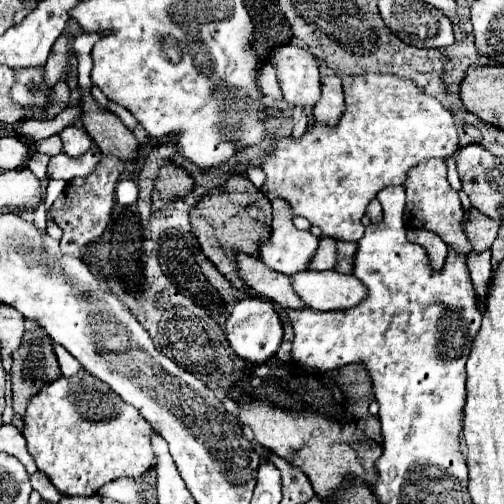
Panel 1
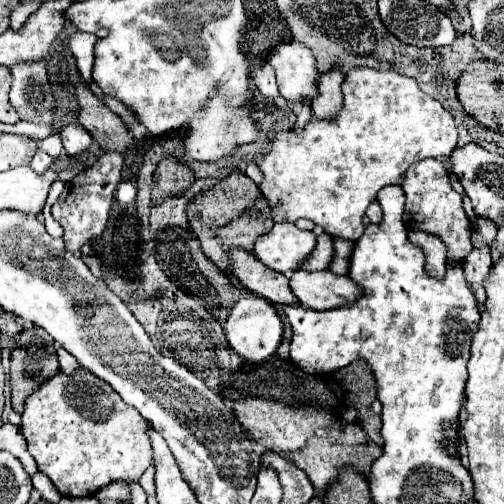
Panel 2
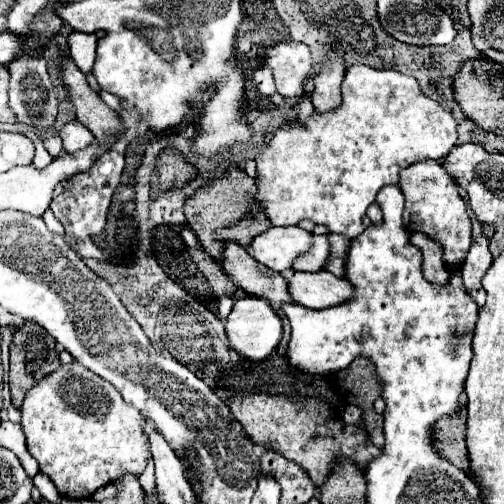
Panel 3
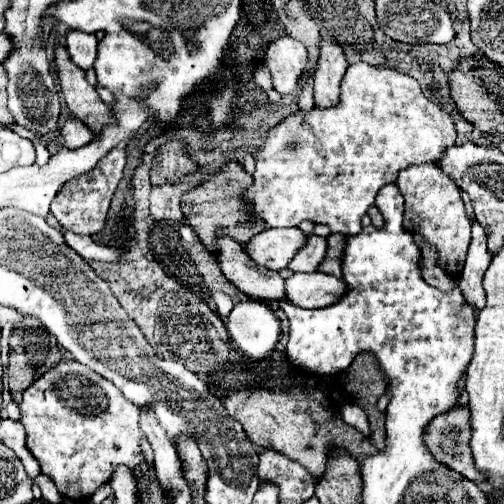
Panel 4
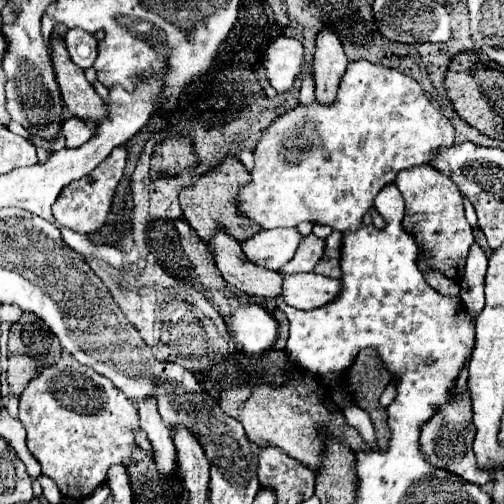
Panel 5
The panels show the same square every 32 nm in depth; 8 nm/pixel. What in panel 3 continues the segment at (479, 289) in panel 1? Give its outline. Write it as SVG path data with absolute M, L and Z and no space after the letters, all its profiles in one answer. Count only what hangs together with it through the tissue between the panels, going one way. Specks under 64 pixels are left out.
M465 202L467 214L472 223L472 248L464 260L462 266L462 278L464 284L470 292L470 296L476 300L476 304L482 308L484 300L486 300L486 292L482 288L482 278L488 272L490 264L492 264L492 256L488 250L488 240L482 234L481 224L476 218L470 203Z

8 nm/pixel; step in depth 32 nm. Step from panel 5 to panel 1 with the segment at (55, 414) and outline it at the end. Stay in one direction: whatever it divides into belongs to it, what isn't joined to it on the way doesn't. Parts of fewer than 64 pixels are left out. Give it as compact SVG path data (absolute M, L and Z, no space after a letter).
M84 372L72 378L58 378L38 392L26 410L24 416L24 438L28 442L28 452L34 458L40 472L44 472L52 484L64 496L92 496L106 482L120 476L140 476L150 468L154 452L150 448L150 438L156 430L140 416L136 408L126 404L108 384Z

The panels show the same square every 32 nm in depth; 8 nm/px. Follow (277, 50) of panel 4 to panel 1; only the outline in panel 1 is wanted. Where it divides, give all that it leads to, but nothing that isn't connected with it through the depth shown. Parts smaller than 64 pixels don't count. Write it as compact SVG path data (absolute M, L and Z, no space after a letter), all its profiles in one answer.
M294 44L280 46L272 56L272 66L276 68L278 82L284 100L290 106L298 106L308 116L308 128L312 126L312 108L320 100L320 72L316 58L310 50L298 48Z

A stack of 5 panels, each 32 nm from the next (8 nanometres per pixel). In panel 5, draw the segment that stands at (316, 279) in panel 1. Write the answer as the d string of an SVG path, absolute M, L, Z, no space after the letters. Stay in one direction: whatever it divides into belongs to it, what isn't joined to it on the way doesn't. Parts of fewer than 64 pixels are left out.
M310 272L310 274L284 276L282 288L284 288L282 298L286 304L300 310L312 310L332 302L340 294L342 282L336 278Z

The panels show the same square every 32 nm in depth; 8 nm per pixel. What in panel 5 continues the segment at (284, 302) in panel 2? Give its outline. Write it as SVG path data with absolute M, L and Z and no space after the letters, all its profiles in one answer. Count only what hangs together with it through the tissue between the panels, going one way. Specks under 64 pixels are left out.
M218 232L212 238L210 250L214 254L216 266L220 268L224 280L230 286L238 288L248 296L280 298L280 292L282 292L280 272L272 272L268 268L260 268L252 264L232 236Z

